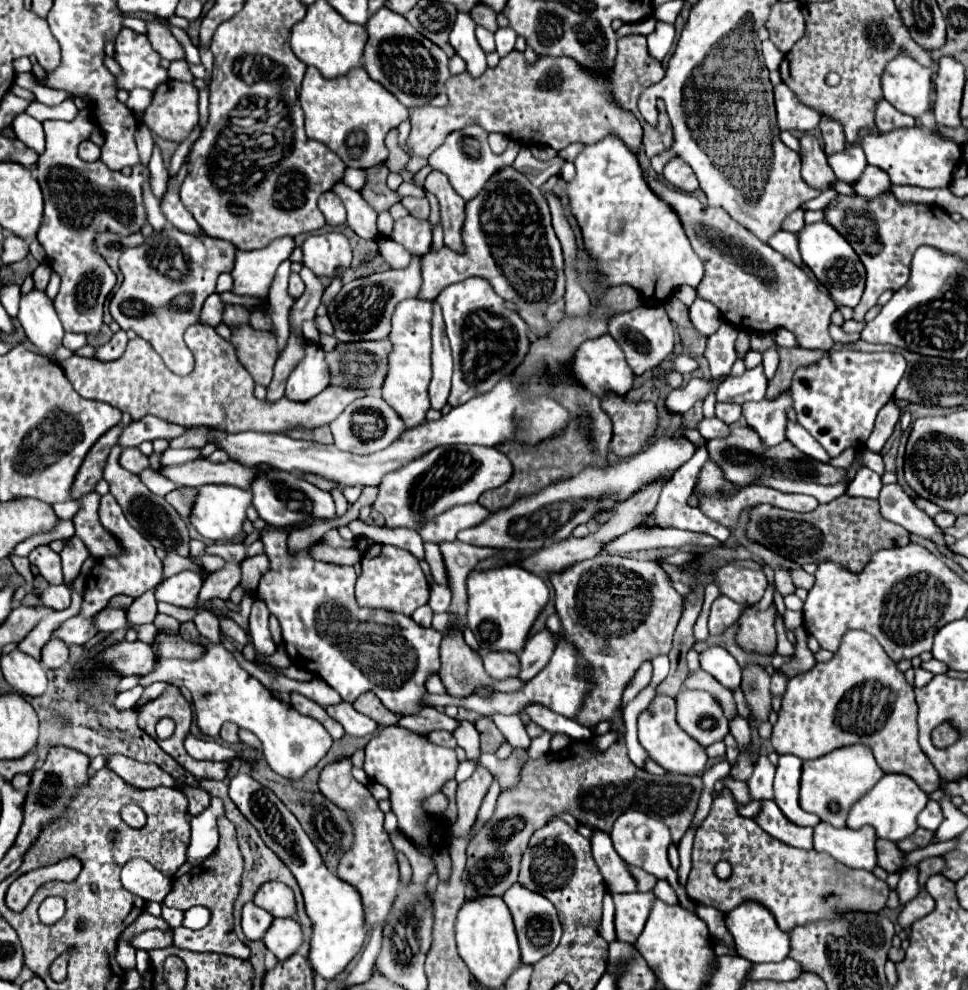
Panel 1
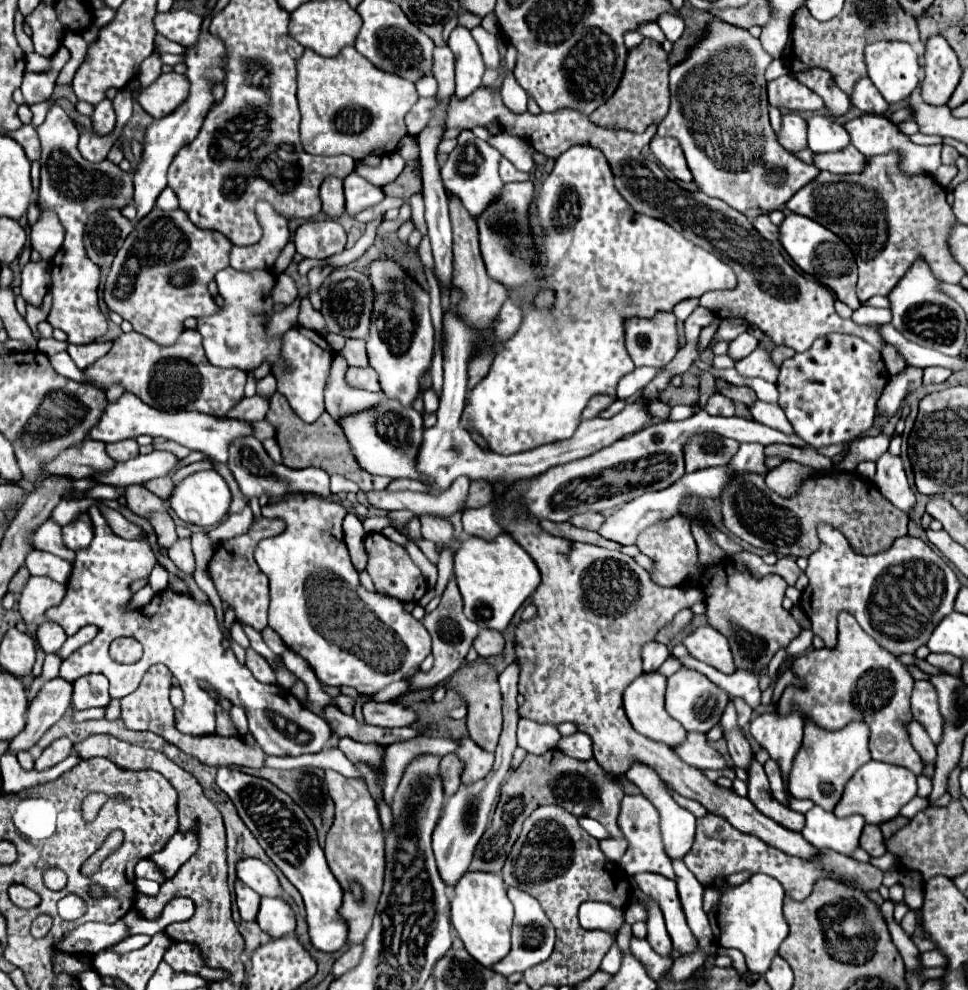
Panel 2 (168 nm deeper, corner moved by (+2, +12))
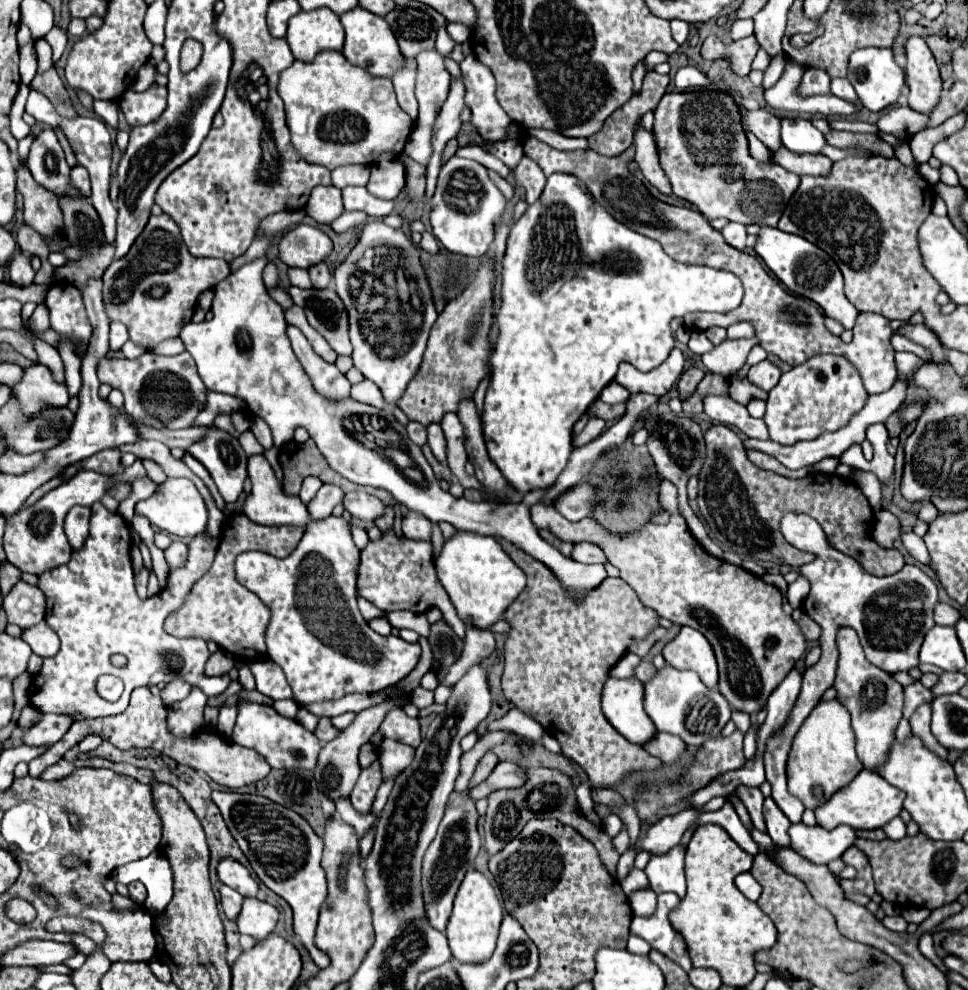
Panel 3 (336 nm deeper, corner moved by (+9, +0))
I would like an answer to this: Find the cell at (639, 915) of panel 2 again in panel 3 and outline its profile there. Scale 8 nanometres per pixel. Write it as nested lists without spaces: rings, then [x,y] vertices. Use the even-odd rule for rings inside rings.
[[[672,892],[668,894],[658,894],[658,904],[652,916],[634,916],[630,932],[640,934],[652,948],[668,956],[670,960],[676,960],[686,972],[692,970],[690,956],[686,952],[684,938],[672,930],[668,922],[668,912],[674,910],[680,904],[680,898],[674,896]]]

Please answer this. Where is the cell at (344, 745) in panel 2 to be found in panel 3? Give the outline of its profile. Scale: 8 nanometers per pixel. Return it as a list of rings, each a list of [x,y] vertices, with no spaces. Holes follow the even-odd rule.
[[[367,742],[364,744],[364,746],[361,746],[359,751],[359,764],[361,769],[367,768],[374,762],[378,756],[376,753],[378,753],[375,746],[370,742]]]

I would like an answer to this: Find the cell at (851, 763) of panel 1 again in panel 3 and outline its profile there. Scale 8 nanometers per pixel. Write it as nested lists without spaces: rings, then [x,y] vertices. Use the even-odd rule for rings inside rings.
[[[822,700],[812,712],[810,716],[804,720],[804,724],[800,726],[790,756],[788,756],[788,790],[802,800],[802,804],[810,810],[822,806],[826,800],[830,800],[830,796],[834,792],[838,792],[840,788],[844,788],[864,766],[860,764],[856,750],[854,750],[854,732],[850,726],[850,716],[848,710],[838,702],[838,700]]]

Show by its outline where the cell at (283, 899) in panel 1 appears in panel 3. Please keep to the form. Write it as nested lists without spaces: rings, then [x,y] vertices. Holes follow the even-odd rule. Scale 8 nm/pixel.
[[[228,856],[220,858],[216,872],[218,872],[218,878],[222,884],[234,888],[242,896],[258,896],[256,880],[250,876],[250,872],[238,860],[232,860]]]

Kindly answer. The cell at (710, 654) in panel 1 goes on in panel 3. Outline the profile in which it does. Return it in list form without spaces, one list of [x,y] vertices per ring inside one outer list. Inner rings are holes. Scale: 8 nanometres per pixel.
[[[682,626],[676,638],[664,646],[662,656],[666,664],[674,668],[694,670],[708,688],[718,686],[718,665],[714,650],[702,632]]]

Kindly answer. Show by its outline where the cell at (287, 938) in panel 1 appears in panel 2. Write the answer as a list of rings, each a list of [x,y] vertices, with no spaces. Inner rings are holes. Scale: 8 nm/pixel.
[[[261,898],[257,924],[273,940],[295,932],[295,914],[283,898]]]

